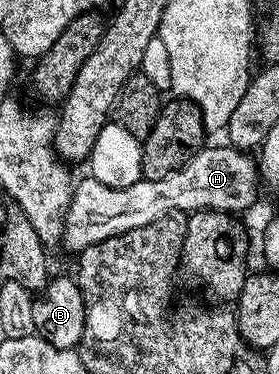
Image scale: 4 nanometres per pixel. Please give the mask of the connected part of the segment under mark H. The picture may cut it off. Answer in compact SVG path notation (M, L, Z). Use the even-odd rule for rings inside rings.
M203 146L188 162L184 162L184 166L180 166L180 170L172 170L172 174L164 174L164 178L159 180L137 180L127 188L104 186L104 182L96 182L92 178L85 178L79 184L77 181L70 193L66 215L62 218L61 247L77 254L96 242L104 242L104 238L148 226L171 214L207 210L242 214L238 212L252 207L260 193L258 165L255 157L243 149L225 147Z

